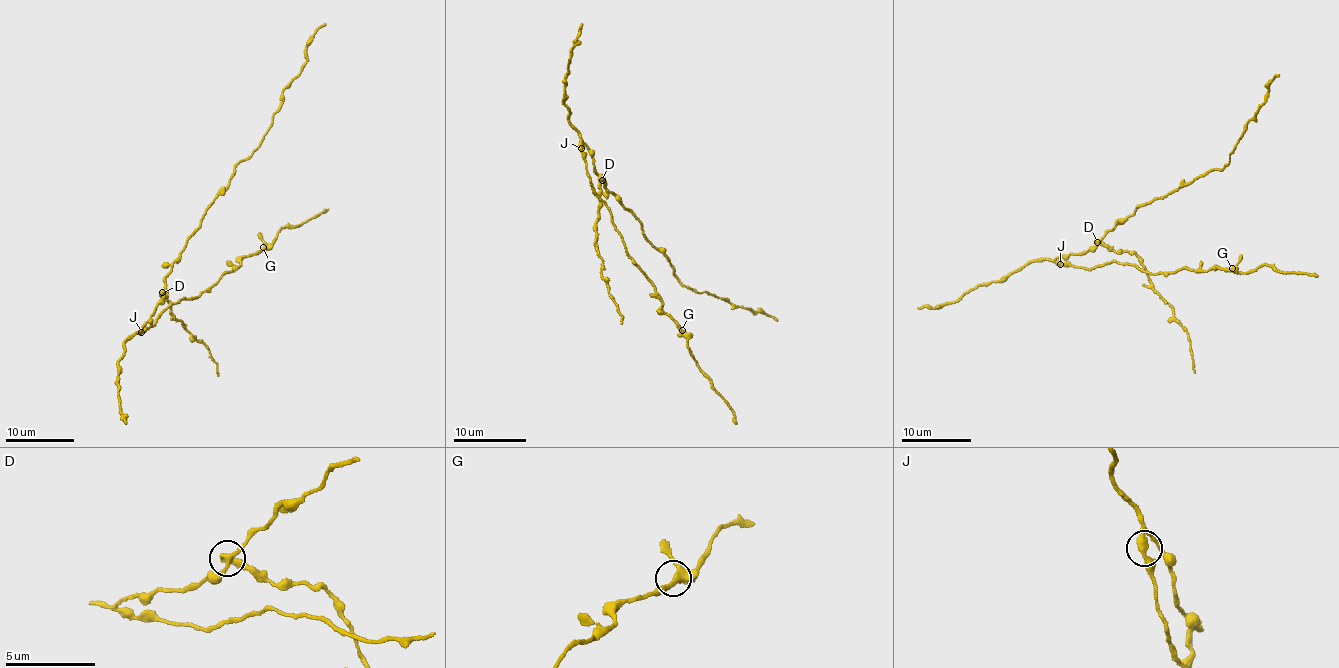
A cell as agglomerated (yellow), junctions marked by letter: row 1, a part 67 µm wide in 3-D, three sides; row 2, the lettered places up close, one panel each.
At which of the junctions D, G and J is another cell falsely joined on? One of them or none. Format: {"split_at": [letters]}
{"split_at": ["D"]}

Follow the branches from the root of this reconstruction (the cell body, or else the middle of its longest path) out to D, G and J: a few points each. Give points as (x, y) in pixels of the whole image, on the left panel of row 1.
D: (153, 312), (163, 293)
G: (153, 312), (139, 330), (154, 324), (169, 304), (208, 290), (223, 273), (263, 247)
J: (153, 312), (139, 329), (141, 332)

